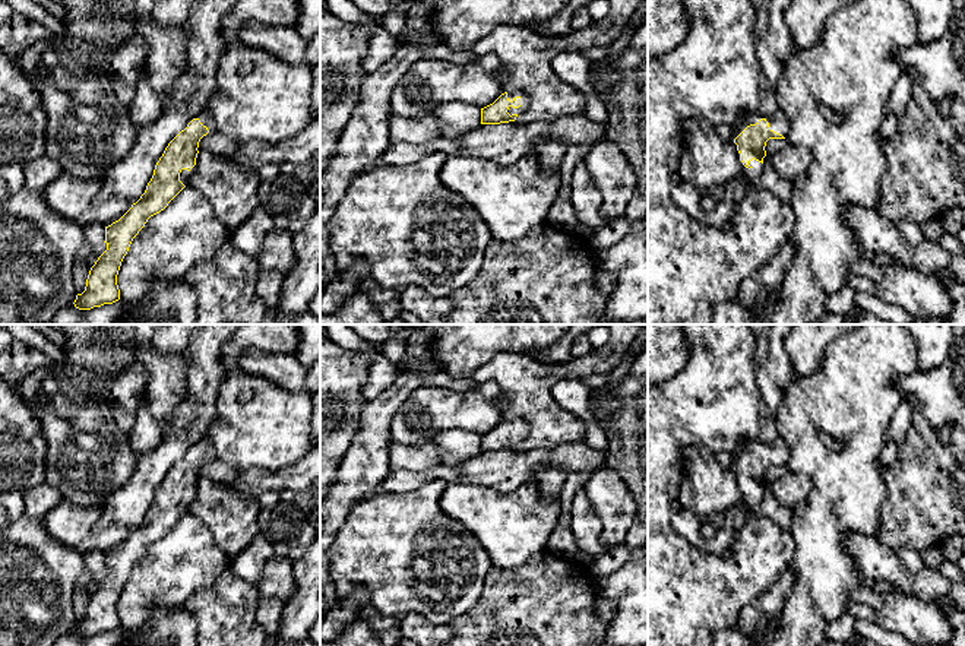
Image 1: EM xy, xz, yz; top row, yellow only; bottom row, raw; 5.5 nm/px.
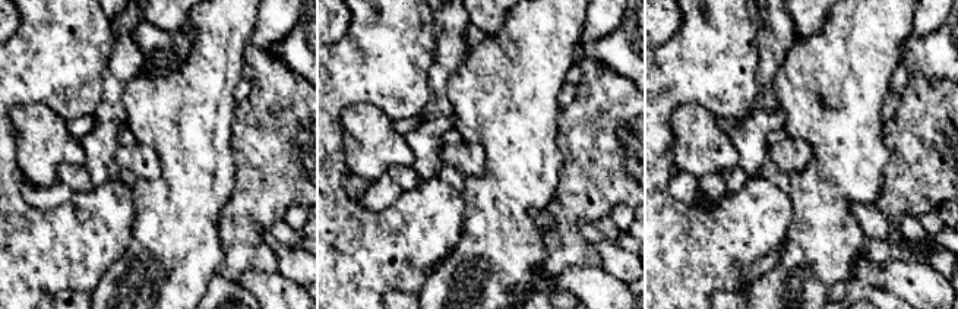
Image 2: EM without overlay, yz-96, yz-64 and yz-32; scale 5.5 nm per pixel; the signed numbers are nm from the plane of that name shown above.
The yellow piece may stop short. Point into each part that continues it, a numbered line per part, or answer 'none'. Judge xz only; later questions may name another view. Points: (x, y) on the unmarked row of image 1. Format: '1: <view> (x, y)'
1: xz (525, 428)

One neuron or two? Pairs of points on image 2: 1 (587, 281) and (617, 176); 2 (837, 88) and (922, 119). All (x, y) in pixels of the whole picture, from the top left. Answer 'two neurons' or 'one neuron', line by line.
1: two neurons
2: two neurons

